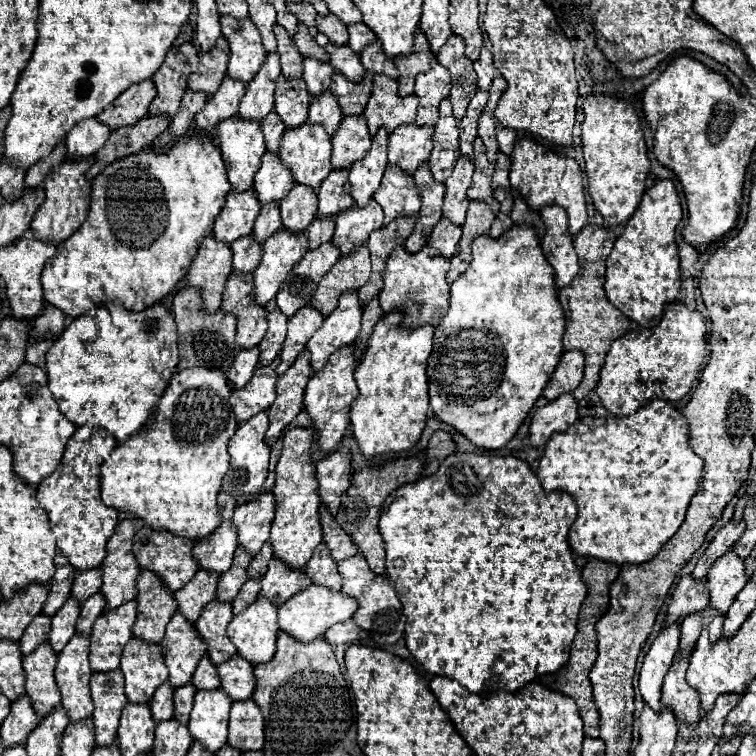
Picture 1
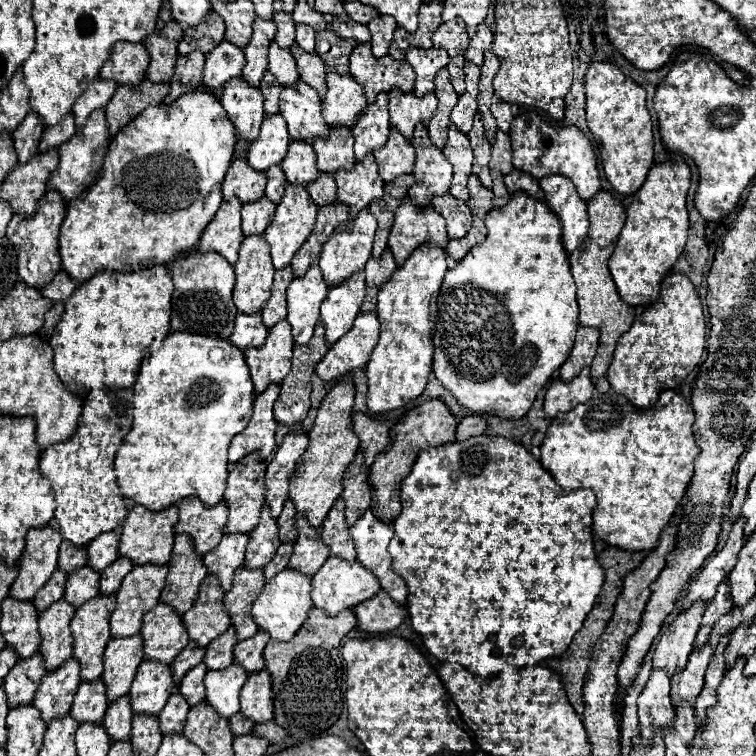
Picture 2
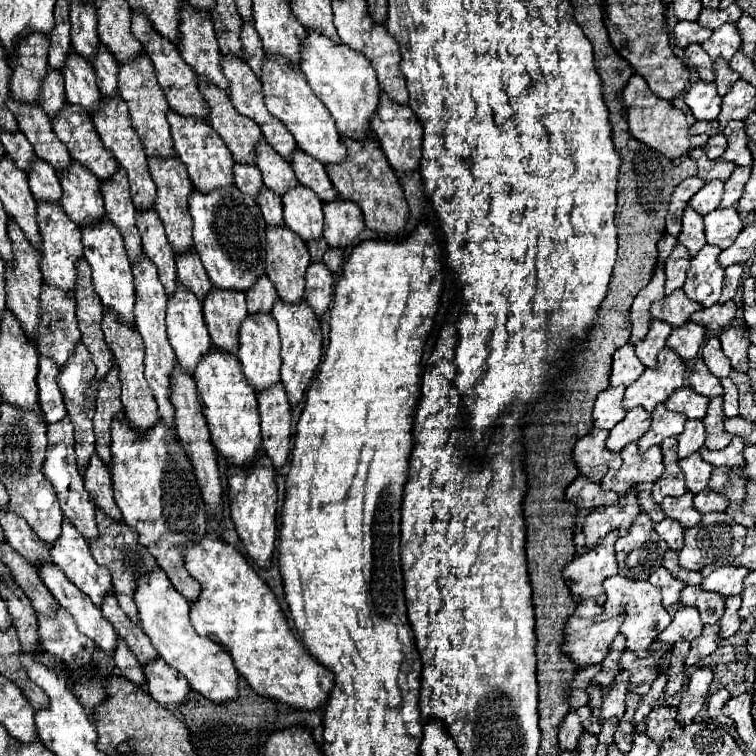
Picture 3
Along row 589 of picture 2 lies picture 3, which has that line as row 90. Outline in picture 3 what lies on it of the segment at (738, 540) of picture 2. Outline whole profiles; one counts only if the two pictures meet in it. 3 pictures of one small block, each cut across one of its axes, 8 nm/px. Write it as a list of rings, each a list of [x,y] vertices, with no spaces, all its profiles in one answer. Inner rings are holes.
[[[694,82],[684,96],[686,106],[692,110],[696,120],[716,120],[720,114],[722,98],[716,92],[714,82]]]

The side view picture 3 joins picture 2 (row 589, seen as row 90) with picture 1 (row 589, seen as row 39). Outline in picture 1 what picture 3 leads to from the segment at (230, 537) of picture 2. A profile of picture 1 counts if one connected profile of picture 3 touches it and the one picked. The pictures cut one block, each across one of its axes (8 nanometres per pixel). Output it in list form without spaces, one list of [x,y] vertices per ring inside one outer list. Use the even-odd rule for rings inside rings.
[[[198,570],[196,576],[178,592],[174,592],[174,598],[178,602],[178,612],[184,614],[184,618],[194,624],[202,612],[202,608],[216,598],[216,582],[220,574]]]

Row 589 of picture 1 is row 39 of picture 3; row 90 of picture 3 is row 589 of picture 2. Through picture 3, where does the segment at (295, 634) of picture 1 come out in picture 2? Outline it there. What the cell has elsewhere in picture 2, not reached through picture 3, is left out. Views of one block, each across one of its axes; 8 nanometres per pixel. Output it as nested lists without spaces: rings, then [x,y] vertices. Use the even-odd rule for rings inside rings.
[[[330,556],[324,566],[312,576],[312,600],[316,608],[322,608],[326,614],[336,616],[338,612],[346,610],[346,608],[354,608],[360,602],[372,598],[374,594],[380,592],[380,582],[378,578],[366,570],[358,560],[348,562],[342,560],[338,556]]]

